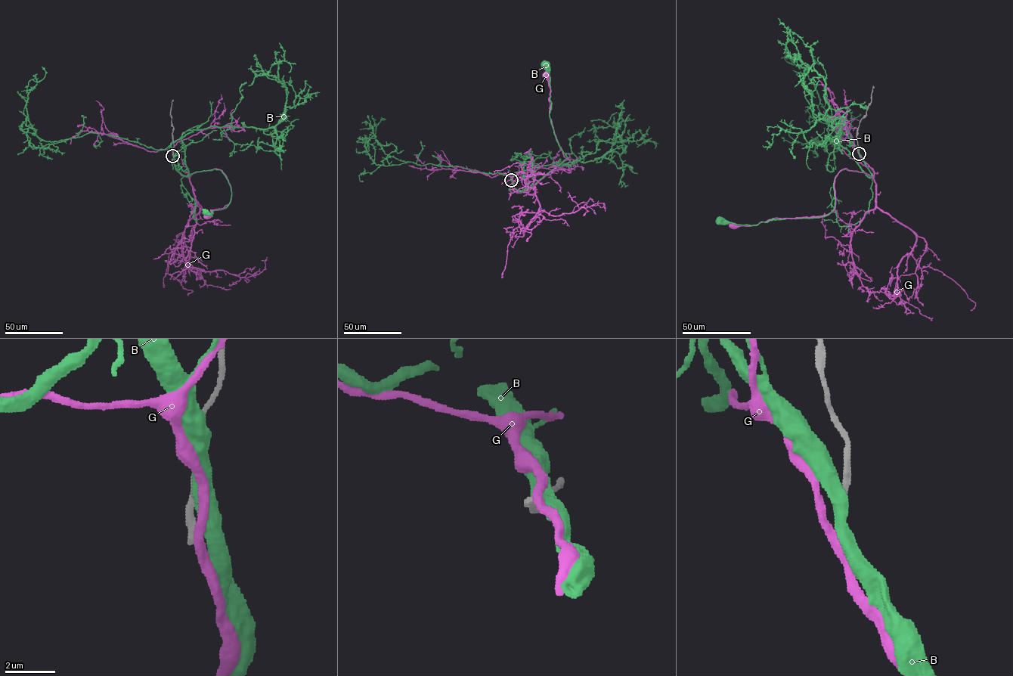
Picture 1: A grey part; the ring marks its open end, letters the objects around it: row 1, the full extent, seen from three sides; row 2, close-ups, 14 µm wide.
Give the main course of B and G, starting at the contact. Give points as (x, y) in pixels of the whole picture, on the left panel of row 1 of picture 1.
B: (172, 153), (183, 175), (214, 168), (225, 175), (230, 202), (210, 211), (212, 215), (206, 212)
G: (172, 156), (181, 175), (215, 168), (226, 176), (230, 201), (206, 217)

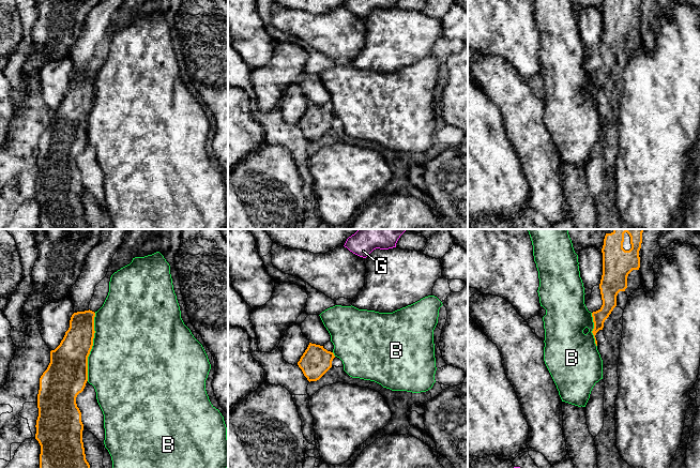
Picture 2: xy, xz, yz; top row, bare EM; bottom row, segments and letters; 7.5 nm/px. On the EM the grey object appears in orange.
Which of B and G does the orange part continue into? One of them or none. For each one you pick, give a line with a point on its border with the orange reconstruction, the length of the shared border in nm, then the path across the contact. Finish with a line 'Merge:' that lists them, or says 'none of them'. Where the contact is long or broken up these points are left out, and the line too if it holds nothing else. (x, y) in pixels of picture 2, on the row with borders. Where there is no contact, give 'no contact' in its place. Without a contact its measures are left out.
Merge: none of them

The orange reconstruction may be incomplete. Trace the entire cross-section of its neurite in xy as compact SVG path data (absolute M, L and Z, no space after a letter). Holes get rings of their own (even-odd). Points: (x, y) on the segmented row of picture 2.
M92 311L74 313L70 328L60 345L50 351L50 363L40 378L39 417L35 439L41 445L40 469L91 469L82 442L83 424L76 397L88 381L88 357L93 346L94 317Z

